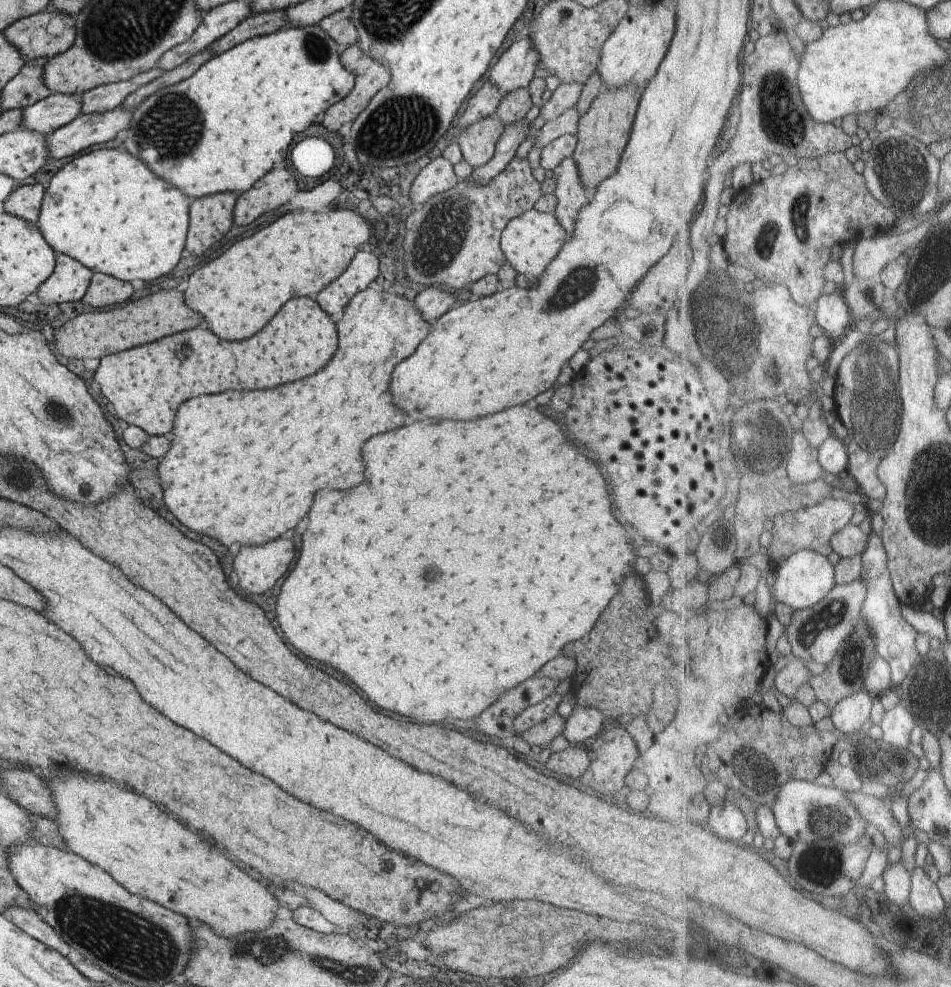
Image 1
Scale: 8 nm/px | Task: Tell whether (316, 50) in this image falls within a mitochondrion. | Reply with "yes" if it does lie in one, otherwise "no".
yes

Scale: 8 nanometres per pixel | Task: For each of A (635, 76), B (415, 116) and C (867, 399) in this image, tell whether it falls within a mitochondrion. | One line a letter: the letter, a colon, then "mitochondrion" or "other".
A: other
B: mitochondrion
C: mitochondrion

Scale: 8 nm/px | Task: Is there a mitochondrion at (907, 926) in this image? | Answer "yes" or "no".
no

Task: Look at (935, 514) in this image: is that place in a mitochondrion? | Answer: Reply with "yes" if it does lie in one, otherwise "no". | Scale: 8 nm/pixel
yes

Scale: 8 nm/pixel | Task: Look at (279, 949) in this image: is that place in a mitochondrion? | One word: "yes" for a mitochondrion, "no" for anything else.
yes

